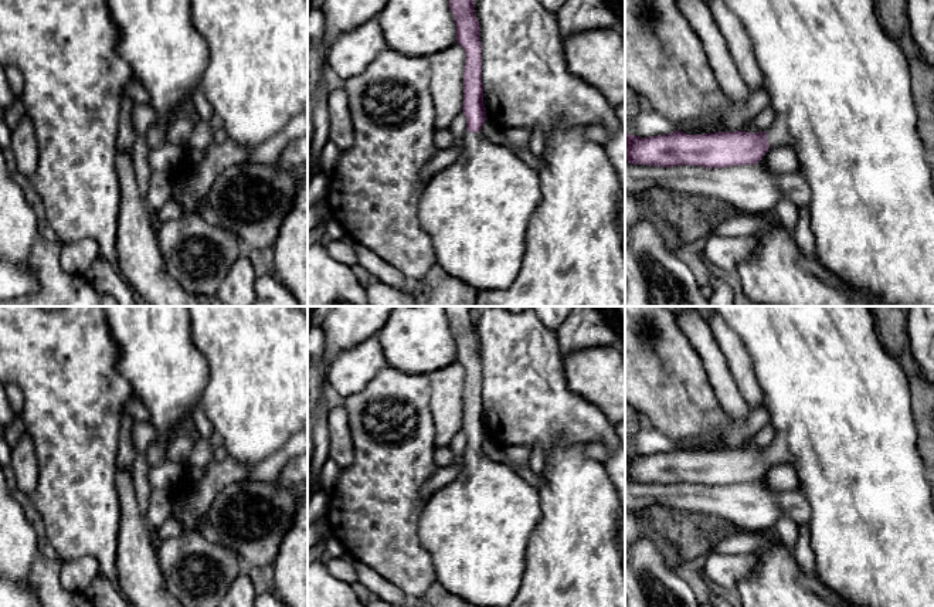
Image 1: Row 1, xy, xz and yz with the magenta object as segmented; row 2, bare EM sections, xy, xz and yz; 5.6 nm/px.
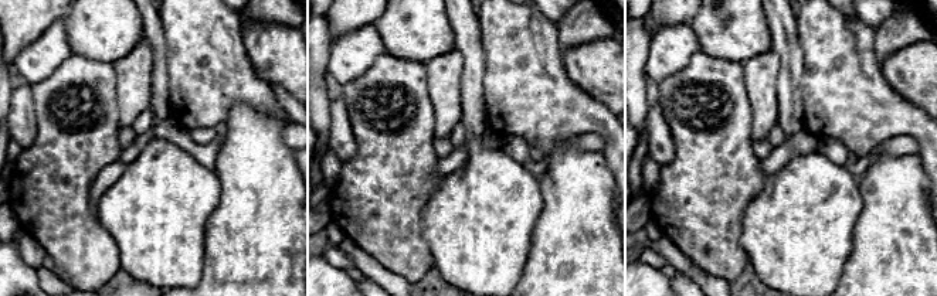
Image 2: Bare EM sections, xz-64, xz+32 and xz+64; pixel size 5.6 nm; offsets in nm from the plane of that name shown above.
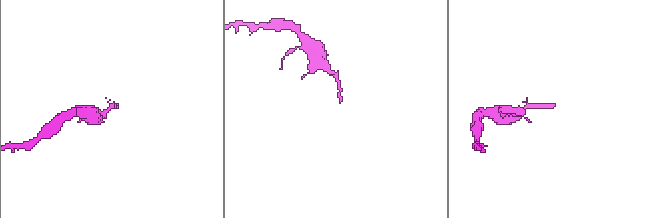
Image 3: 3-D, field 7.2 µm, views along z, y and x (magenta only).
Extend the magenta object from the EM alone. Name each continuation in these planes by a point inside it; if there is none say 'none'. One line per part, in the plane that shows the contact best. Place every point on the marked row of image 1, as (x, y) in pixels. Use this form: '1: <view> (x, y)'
1: yz (839, 85)

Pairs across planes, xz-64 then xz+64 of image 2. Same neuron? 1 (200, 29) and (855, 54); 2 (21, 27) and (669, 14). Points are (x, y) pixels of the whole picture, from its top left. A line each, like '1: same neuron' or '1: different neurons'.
1: same neuron
2: same neuron

